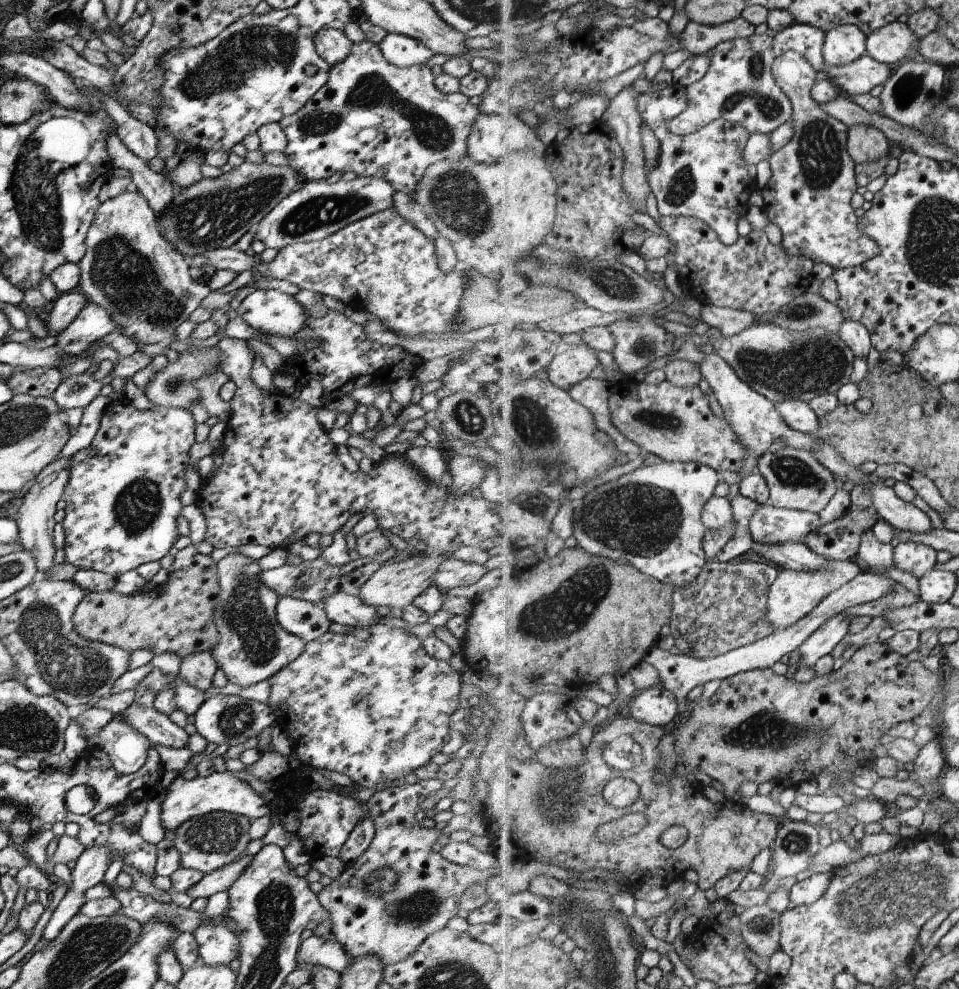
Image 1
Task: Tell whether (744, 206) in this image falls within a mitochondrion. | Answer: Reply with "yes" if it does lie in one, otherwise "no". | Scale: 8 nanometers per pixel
no

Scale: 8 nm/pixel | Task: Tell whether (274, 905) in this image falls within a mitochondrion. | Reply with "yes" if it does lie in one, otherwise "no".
yes

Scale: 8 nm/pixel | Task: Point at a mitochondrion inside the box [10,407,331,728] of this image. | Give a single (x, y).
(76, 670)

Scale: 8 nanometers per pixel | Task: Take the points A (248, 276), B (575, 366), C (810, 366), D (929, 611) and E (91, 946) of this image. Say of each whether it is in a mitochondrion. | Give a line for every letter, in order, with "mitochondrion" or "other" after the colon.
A: other
B: other
C: mitochondrion
D: other
E: mitochondrion

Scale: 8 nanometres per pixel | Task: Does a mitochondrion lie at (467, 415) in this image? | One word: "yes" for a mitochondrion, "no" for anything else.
yes

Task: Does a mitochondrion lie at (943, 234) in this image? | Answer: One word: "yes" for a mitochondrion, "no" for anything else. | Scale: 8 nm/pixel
yes

